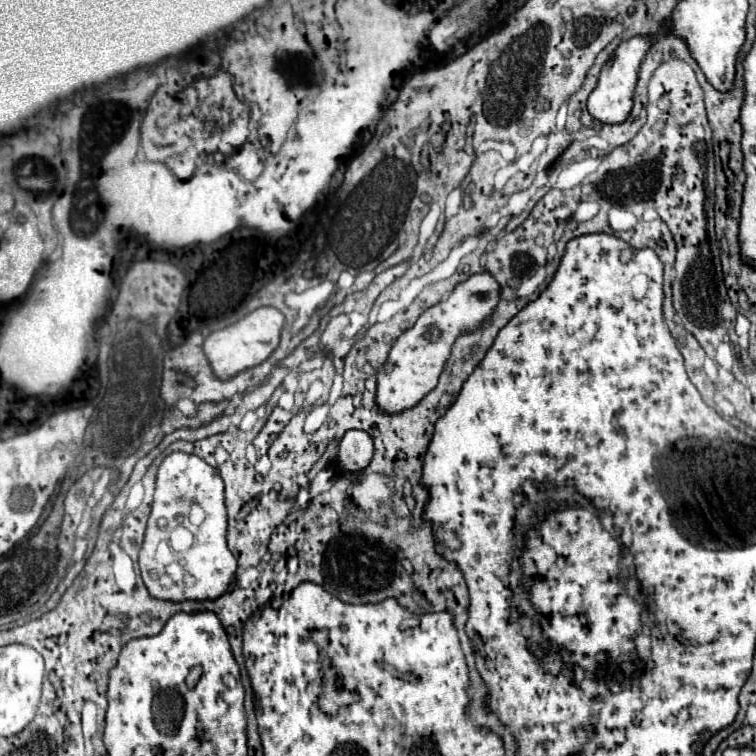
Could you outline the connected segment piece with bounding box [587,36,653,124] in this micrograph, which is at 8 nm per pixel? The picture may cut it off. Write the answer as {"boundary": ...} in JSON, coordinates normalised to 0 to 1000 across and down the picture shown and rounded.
{"boundary":[[[837,48],[835,53],[819,58],[811,77],[798,87],[790,114],[779,124],[779,132],[776,132],[776,146],[787,159],[792,159],[798,164],[821,164],[824,159],[829,159],[829,153],[837,143],[837,122],[840,122],[840,108],[845,101],[845,87],[851,82],[853,71],[858,69],[861,58],[864,56],[858,48]]]}

